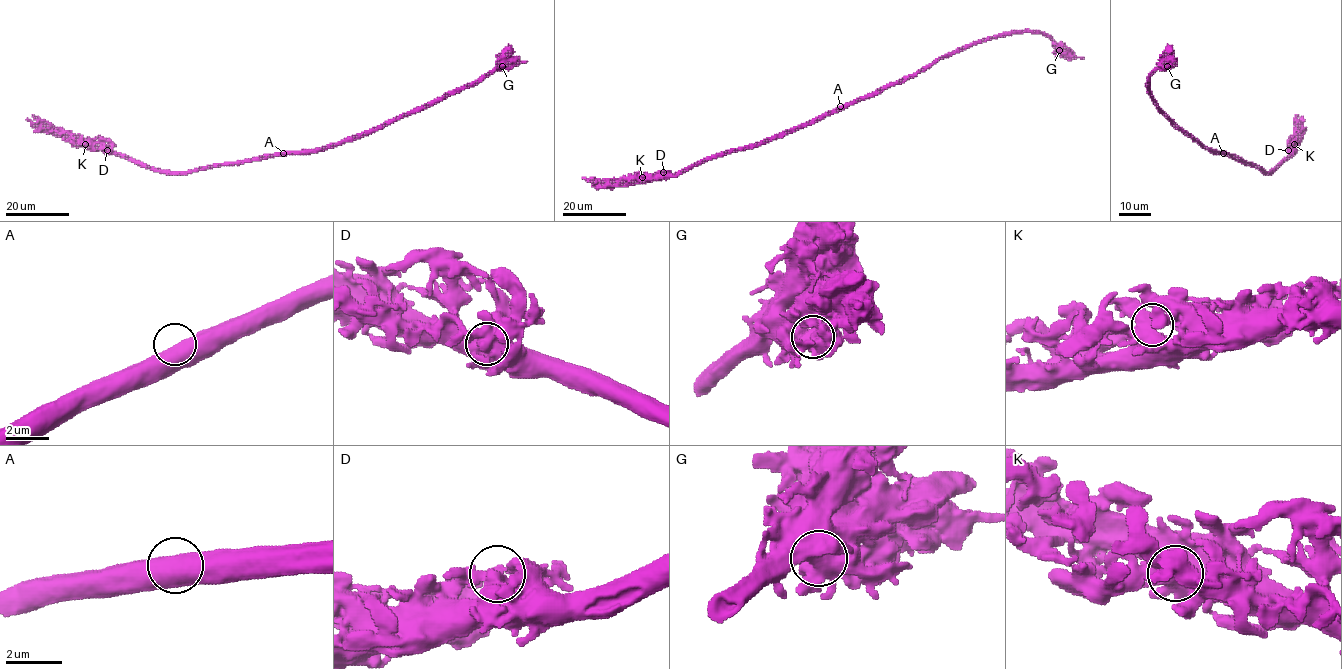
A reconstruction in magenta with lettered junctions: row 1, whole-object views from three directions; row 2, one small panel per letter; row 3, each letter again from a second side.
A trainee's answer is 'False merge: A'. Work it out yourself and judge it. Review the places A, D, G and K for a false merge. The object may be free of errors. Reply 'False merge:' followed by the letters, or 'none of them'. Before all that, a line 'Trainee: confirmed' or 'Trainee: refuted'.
Trainee: refuted
False merge: none of them

